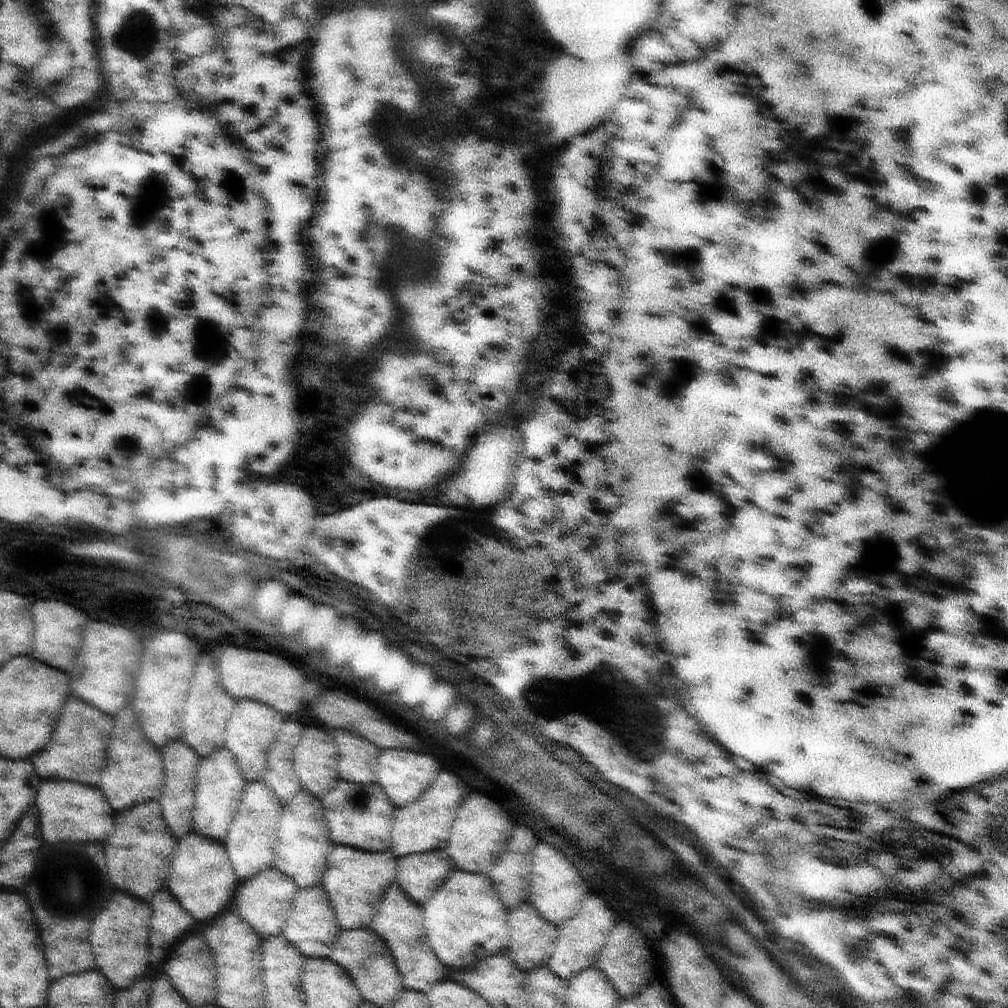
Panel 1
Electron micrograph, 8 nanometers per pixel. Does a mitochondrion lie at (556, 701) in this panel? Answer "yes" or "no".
yes

